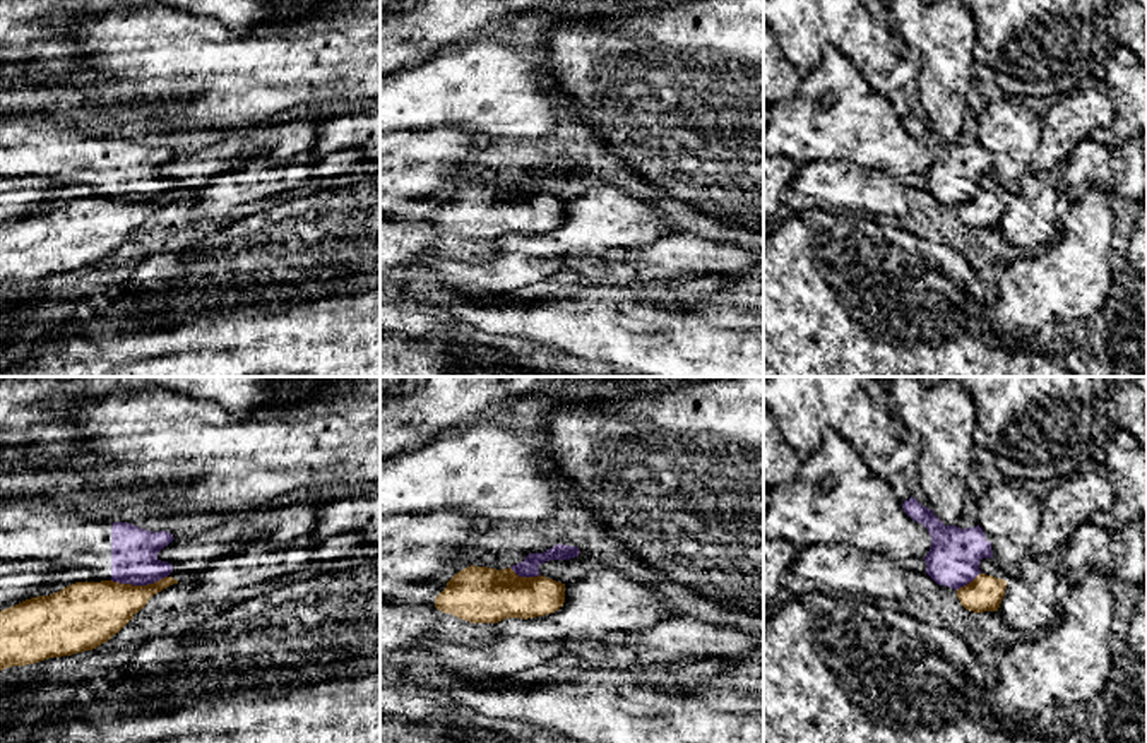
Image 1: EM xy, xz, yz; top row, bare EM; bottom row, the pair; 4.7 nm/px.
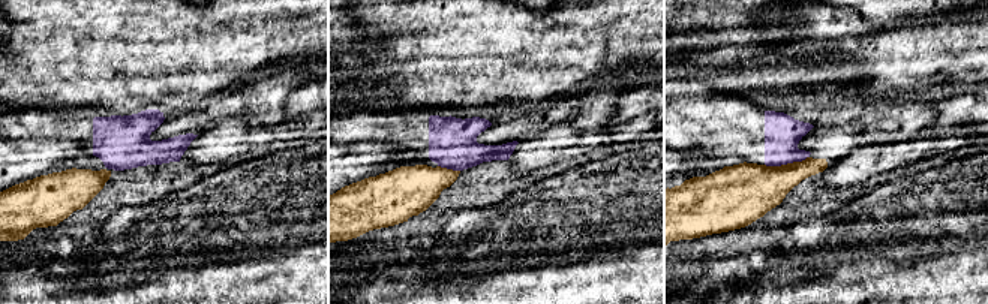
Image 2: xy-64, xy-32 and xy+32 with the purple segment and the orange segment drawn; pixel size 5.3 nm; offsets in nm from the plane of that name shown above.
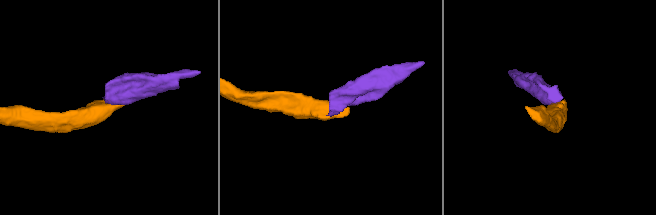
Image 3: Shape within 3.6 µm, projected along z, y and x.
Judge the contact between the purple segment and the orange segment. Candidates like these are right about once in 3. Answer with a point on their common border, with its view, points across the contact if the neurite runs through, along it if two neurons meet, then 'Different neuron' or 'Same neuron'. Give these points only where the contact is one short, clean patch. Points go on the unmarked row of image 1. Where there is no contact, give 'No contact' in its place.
Touches purple at xy (139, 201). Boundary: xy (166, 192), (146, 201), (112, 197). Different neuron

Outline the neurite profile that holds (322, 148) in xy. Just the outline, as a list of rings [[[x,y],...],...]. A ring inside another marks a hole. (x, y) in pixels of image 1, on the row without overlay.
[[[380,106],[358,115],[336,116],[317,128],[312,154],[324,159],[348,147],[361,147],[363,159],[380,159]]]

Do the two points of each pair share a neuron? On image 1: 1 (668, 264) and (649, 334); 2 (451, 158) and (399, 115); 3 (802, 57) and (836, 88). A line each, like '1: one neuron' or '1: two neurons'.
1: two neurons
2: two neurons
3: two neurons

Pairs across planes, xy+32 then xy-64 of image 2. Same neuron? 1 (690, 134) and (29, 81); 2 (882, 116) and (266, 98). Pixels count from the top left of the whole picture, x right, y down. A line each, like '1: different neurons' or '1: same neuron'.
1: different neurons
2: same neuron

